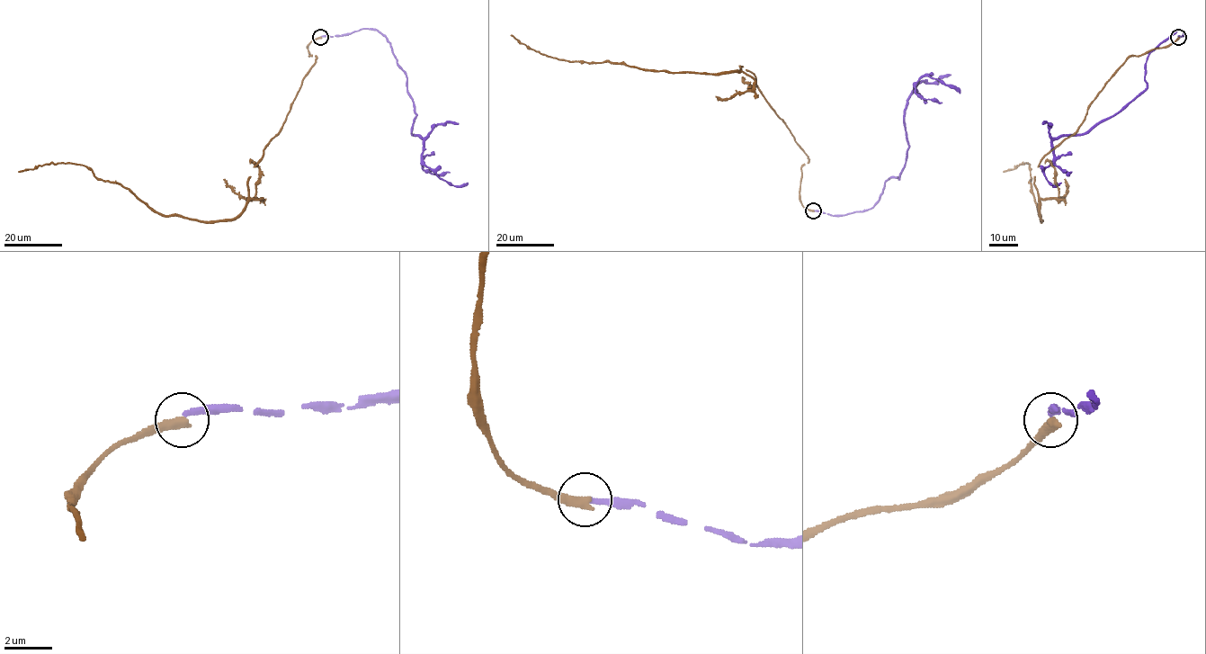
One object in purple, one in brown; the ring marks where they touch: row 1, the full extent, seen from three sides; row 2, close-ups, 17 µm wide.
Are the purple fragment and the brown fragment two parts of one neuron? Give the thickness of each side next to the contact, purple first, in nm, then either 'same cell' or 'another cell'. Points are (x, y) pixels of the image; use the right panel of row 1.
calibres 220 and 440 nm; another cell

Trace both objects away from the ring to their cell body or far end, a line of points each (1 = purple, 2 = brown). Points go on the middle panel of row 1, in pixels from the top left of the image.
1: (813, 210), (842, 216), (870, 210), (886, 181), (899, 178), (908, 147), (906, 100), (923, 76), (960, 93)
2: (812, 210), (799, 199), (808, 155), (752, 73), (748, 91), (741, 71), (558, 59), (511, 35)

